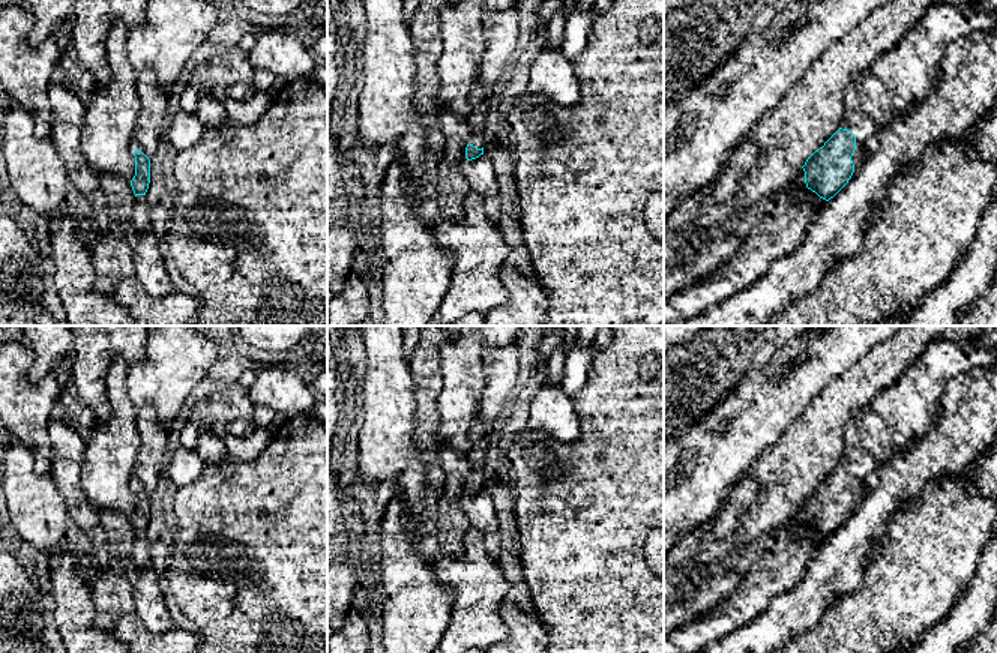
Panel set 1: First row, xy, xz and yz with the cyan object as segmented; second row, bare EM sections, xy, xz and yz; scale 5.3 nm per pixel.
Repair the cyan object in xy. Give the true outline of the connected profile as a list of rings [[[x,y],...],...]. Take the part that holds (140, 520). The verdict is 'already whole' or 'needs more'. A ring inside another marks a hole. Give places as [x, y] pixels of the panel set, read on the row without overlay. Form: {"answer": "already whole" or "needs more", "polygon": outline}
{"answer": "needs more", "polygon": [[[138,485],[135,492],[135,512],[131,516],[135,530],[135,542],[132,546],[132,561],[135,570],[143,570],[152,563],[152,555],[147,543],[146,528],[150,519],[150,495]]]}

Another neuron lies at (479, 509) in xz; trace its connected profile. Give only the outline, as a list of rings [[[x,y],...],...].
[[[483,489],[476,495],[467,497],[465,513],[470,527],[482,533],[486,552],[500,561],[502,542],[491,495]]]

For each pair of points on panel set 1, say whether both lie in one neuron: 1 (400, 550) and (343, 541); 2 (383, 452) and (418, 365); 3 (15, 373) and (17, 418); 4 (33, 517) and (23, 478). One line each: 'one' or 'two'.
1: two
2: two
3: one
4: one

